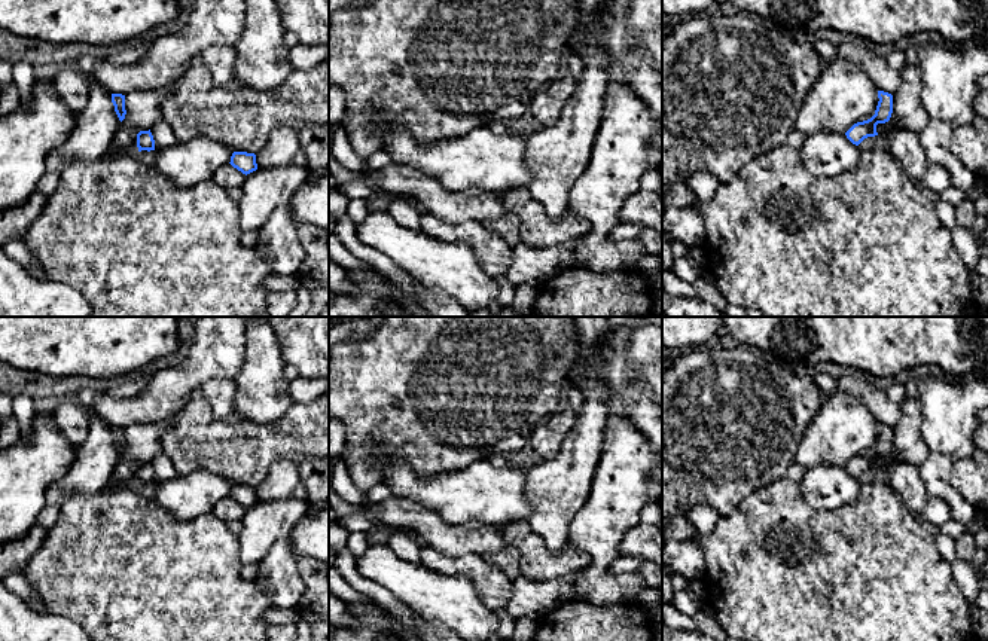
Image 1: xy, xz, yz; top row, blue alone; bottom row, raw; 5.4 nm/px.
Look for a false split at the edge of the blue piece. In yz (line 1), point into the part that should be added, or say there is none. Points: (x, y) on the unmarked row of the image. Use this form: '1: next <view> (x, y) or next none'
1: next none

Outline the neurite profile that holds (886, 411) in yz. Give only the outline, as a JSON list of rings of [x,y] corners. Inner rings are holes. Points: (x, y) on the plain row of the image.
[[[863,375],[842,376],[838,379],[838,390],[856,397],[878,421],[894,427],[902,418],[900,405],[893,402],[887,391],[872,385]]]

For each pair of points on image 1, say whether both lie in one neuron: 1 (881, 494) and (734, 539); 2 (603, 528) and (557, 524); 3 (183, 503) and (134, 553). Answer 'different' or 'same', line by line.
1: same
2: different
3: different

